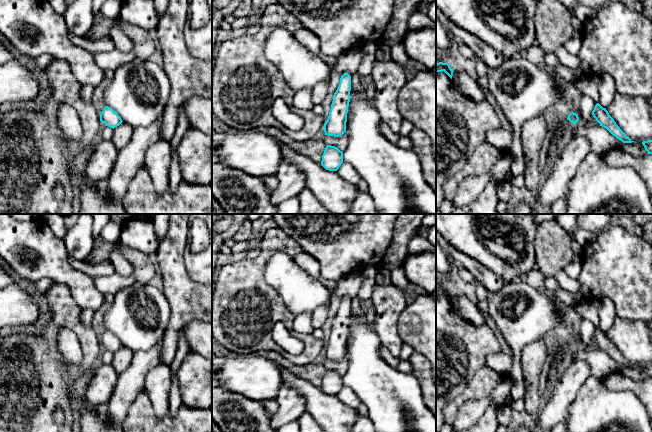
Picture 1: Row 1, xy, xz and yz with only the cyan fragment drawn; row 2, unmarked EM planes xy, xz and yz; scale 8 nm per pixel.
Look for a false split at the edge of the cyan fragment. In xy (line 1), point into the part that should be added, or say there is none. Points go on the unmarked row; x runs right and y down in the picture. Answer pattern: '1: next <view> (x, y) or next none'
1: next none

